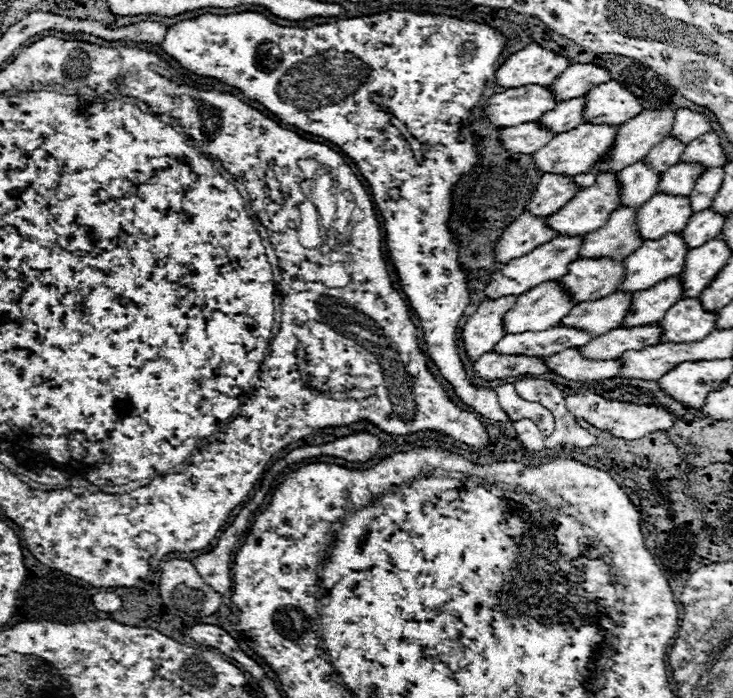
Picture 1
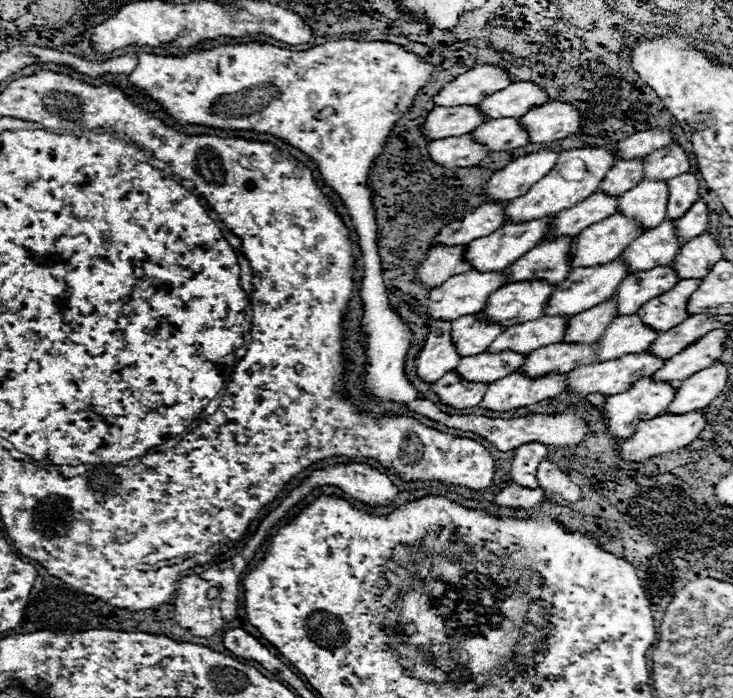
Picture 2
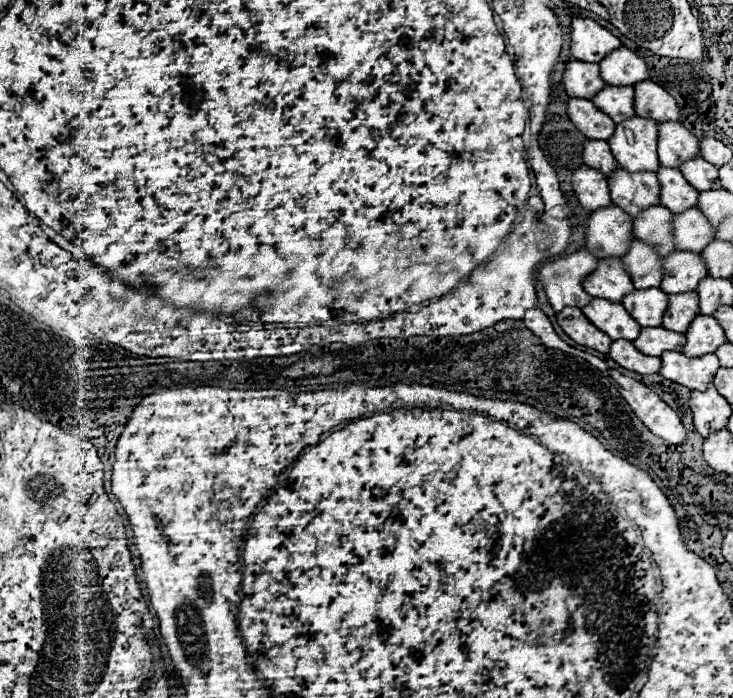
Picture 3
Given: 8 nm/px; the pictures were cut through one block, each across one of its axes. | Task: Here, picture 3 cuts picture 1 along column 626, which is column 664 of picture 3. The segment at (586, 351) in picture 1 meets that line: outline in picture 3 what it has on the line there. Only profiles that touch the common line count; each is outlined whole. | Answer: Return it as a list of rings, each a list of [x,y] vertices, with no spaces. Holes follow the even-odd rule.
[[[662,326],[654,330],[640,330],[634,346],[650,356],[660,356],[664,350],[682,350],[686,342],[684,334],[674,334],[672,330],[662,330]]]

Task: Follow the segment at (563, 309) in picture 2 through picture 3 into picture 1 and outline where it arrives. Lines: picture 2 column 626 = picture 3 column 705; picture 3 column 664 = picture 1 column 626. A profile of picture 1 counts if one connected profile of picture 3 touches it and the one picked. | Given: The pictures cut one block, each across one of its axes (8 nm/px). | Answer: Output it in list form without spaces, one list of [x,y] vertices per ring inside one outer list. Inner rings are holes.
[[[666,234],[660,240],[644,240],[642,246],[624,258],[624,282],[620,292],[646,290],[670,276],[678,276],[684,268],[686,244],[680,234]]]

